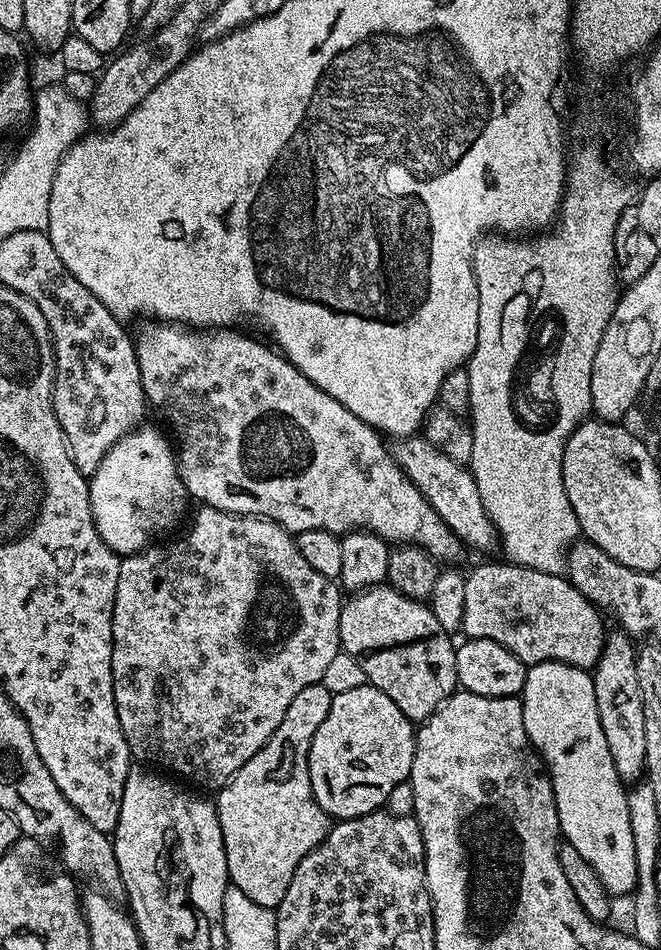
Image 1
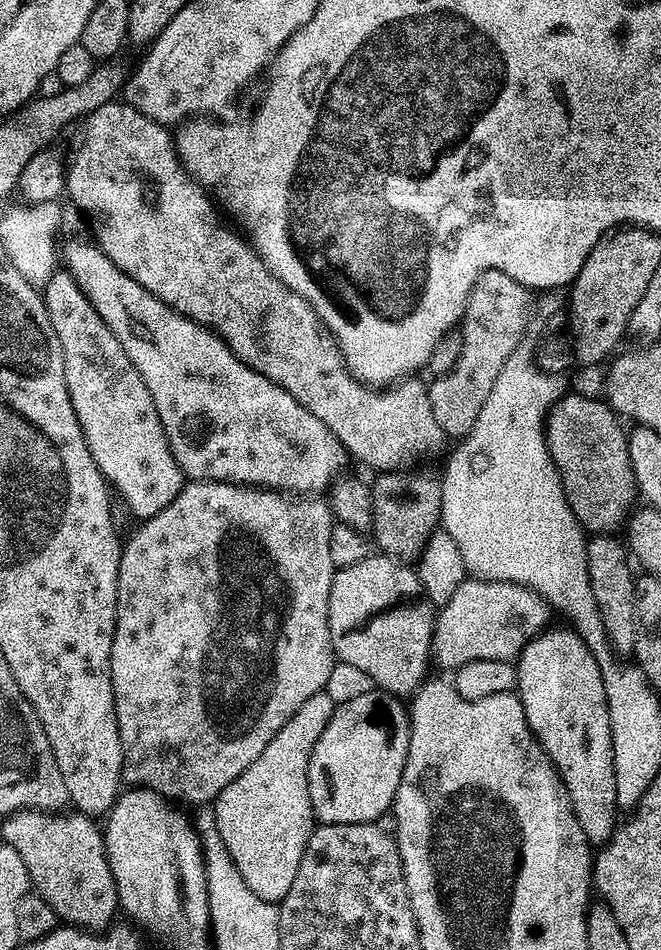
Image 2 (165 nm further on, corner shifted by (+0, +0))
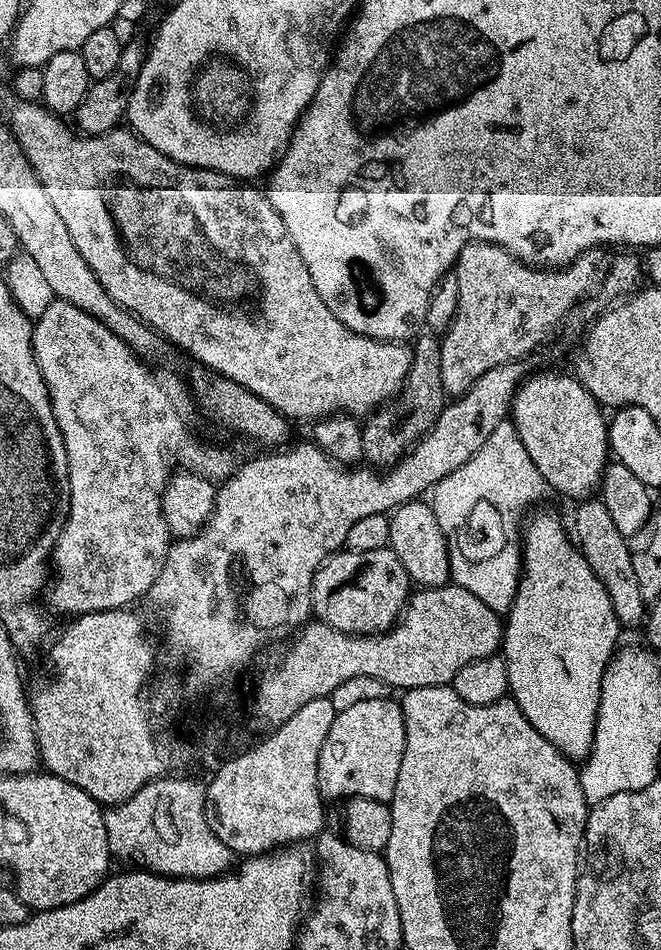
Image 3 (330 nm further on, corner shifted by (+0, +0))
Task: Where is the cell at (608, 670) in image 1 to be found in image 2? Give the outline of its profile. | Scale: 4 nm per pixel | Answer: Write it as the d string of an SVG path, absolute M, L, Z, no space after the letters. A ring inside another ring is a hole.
M596 534L586 544L586 566L590 574L590 590L594 590L594 602L598 602L598 614L602 616L612 651L617 654L634 653L634 579L633 565L625 545L612 534Z

